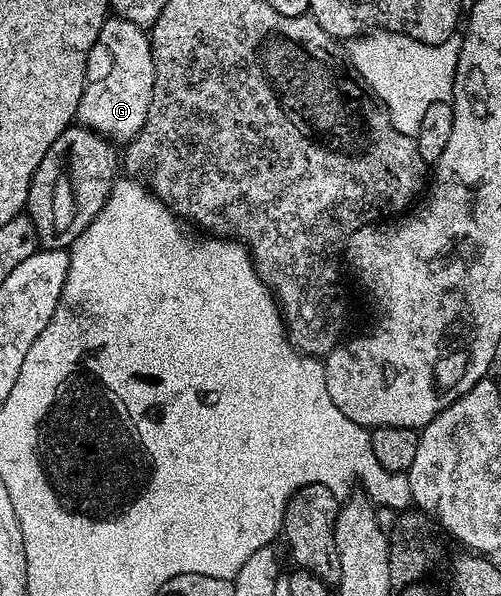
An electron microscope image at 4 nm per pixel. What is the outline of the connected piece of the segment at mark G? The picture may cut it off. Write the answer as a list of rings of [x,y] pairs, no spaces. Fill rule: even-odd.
[[[107,17],[98,34],[98,43],[106,46],[111,67],[99,79],[91,78],[80,97],[77,122],[97,135],[125,145],[144,129],[148,105],[152,105],[154,66],[149,34],[132,21]]]

